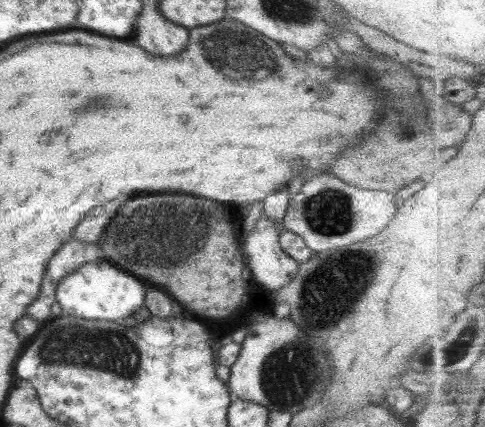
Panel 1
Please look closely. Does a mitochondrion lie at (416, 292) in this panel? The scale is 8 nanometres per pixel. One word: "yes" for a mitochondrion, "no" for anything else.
no

